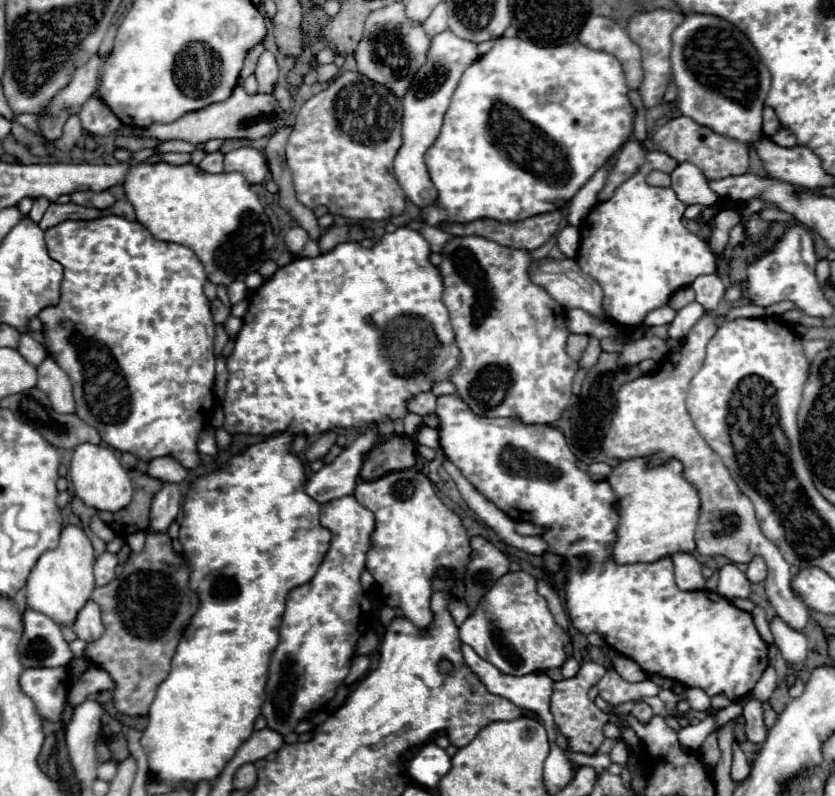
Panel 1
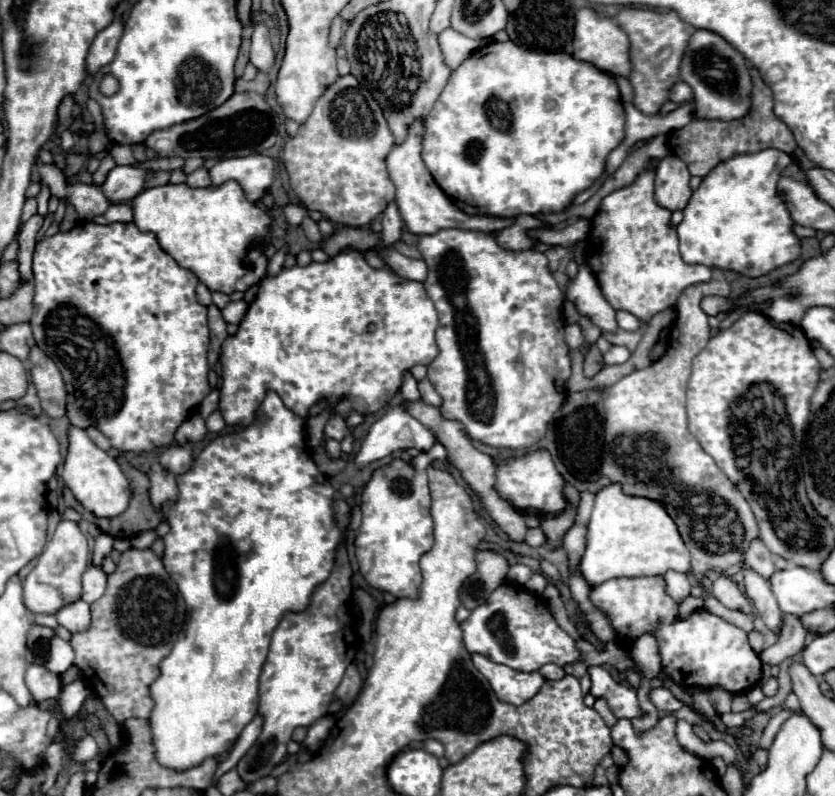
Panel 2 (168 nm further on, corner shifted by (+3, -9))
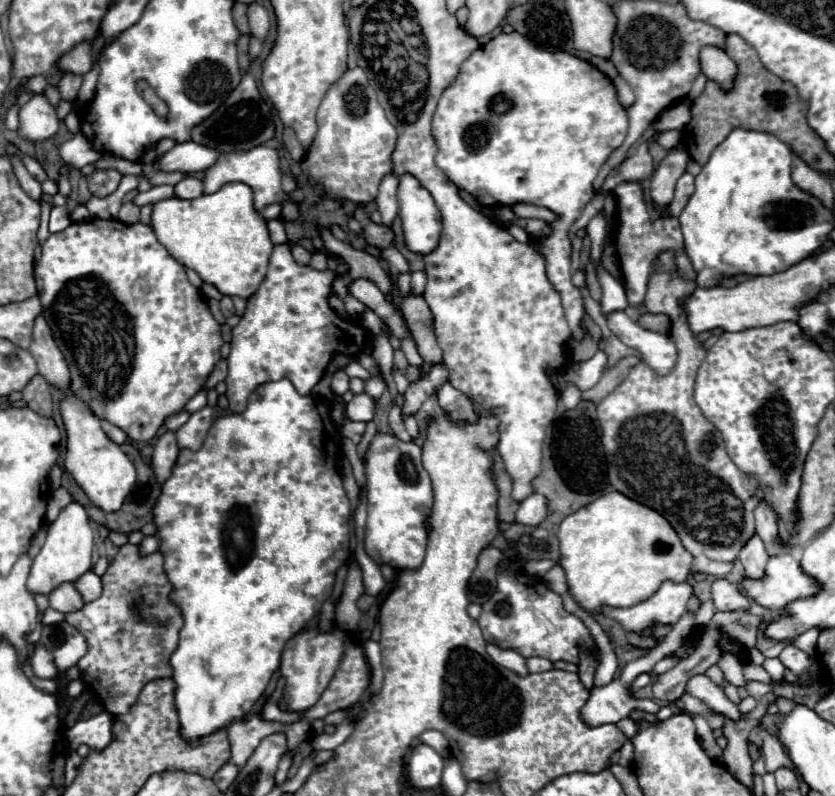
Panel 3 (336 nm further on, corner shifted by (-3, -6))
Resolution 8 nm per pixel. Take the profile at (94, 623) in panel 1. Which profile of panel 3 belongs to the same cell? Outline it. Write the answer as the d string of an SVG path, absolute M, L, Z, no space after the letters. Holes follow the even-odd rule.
M64 582L60 584L58 588L54 588L50 594L48 594L48 600L50 600L50 606L62 614L68 614L68 612L74 612L76 608L82 608L84 602L80 600L80 594L76 592L74 584L70 582Z

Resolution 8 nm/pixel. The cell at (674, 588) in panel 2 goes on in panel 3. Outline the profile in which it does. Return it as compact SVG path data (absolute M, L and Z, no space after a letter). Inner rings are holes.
M662 582L662 586L648 600L638 602L630 608L606 608L602 614L620 622L628 632L650 636L654 632L654 626L658 624L674 626L684 614L690 596L692 586L688 582Z

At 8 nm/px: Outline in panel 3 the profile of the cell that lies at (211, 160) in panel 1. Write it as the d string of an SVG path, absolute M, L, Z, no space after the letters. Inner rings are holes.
M192 176L182 178L182 180L174 186L174 196L176 196L176 198L182 198L182 200L192 200L192 198L202 196L202 180L192 178Z

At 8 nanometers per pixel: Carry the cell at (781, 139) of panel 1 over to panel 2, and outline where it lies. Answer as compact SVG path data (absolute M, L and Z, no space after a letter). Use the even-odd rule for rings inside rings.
M764 149L760 153L748 155L746 163L748 167L740 167L740 155L720 163L714 171L710 171L710 175L702 179L700 189L692 193L690 203L684 209L684 219L676 227L680 237L680 253L686 263L732 269L746 277L762 277L768 271L782 267L798 257L800 239L794 233L790 233L792 219L788 215L784 201L776 193L776 183L780 179L780 173L784 167L792 163L792 157L778 149Z

